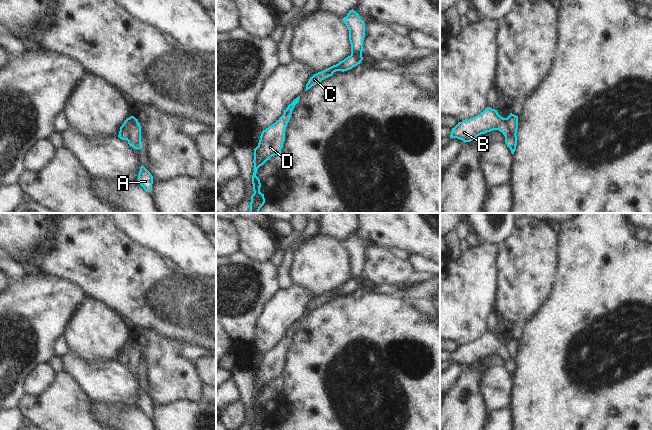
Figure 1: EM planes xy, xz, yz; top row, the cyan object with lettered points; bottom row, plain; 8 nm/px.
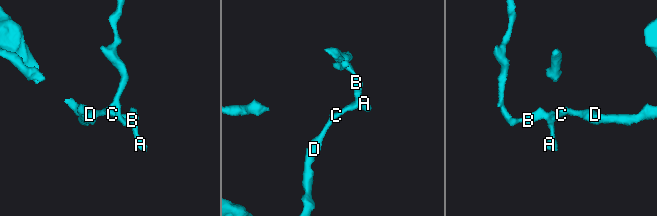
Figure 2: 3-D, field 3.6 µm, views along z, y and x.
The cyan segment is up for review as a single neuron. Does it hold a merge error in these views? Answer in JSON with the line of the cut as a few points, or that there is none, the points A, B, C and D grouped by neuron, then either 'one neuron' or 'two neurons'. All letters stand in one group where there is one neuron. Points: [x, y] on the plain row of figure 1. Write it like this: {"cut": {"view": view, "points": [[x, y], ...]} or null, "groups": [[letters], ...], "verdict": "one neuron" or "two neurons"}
{"cut": {"view": "xy", "points": [[135, 342], [128, 350], [127, 364]]}, "groups": [["A", "B"], ["C", "D"]], "verdict": "two neurons"}

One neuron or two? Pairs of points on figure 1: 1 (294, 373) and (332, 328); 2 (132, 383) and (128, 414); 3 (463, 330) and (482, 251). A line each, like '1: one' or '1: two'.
1: one
2: two
3: one

